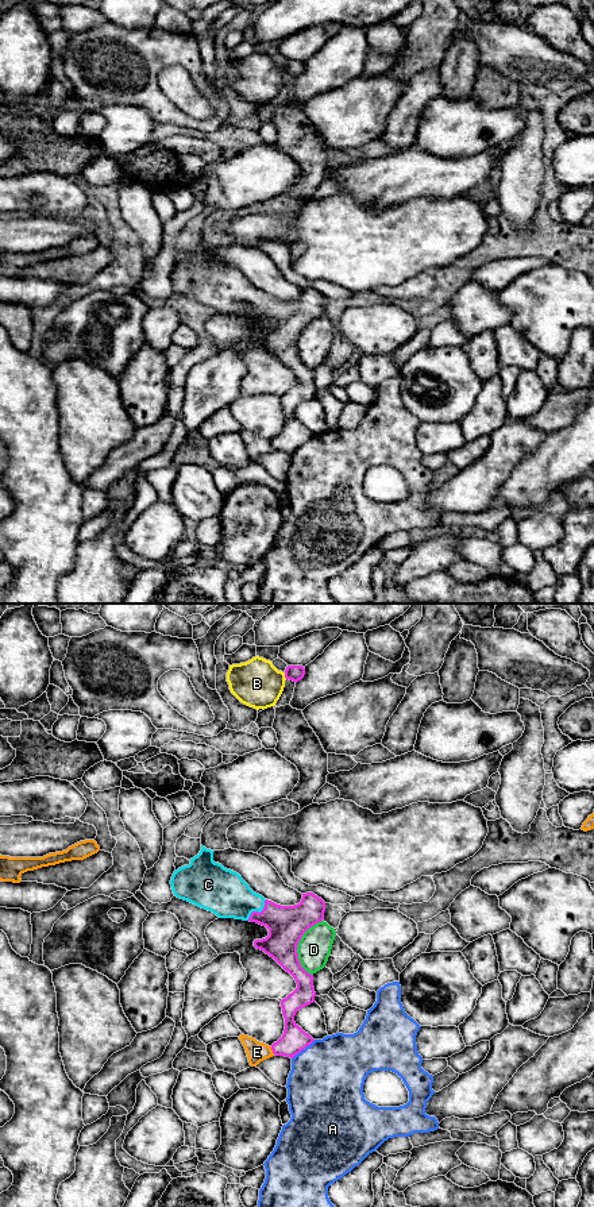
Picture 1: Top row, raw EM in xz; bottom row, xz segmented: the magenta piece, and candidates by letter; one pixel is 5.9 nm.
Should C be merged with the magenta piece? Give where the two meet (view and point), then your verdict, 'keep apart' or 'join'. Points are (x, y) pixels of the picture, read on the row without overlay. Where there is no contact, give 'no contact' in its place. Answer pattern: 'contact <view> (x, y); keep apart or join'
contact xz (257, 307); join

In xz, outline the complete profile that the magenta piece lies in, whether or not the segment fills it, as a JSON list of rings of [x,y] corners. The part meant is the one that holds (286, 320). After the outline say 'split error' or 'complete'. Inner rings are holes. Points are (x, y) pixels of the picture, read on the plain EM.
[[[201,240],[197,251],[190,254],[189,261],[184,261],[174,266],[170,279],[173,289],[184,296],[188,296],[201,304],[212,306],[219,313],[235,313],[250,317],[256,317],[269,324],[269,331],[262,335],[255,335],[254,342],[273,352],[286,367],[289,367],[297,383],[281,396],[282,409],[285,413],[285,425],[282,432],[271,440],[275,451],[293,454],[315,435],[305,428],[296,417],[296,408],[315,397],[313,370],[308,369],[298,355],[297,340],[304,328],[324,315],[325,297],[313,288],[302,289],[302,294],[294,301],[281,301],[265,294],[254,288],[242,271],[221,259],[213,257],[213,247]]] | split error

